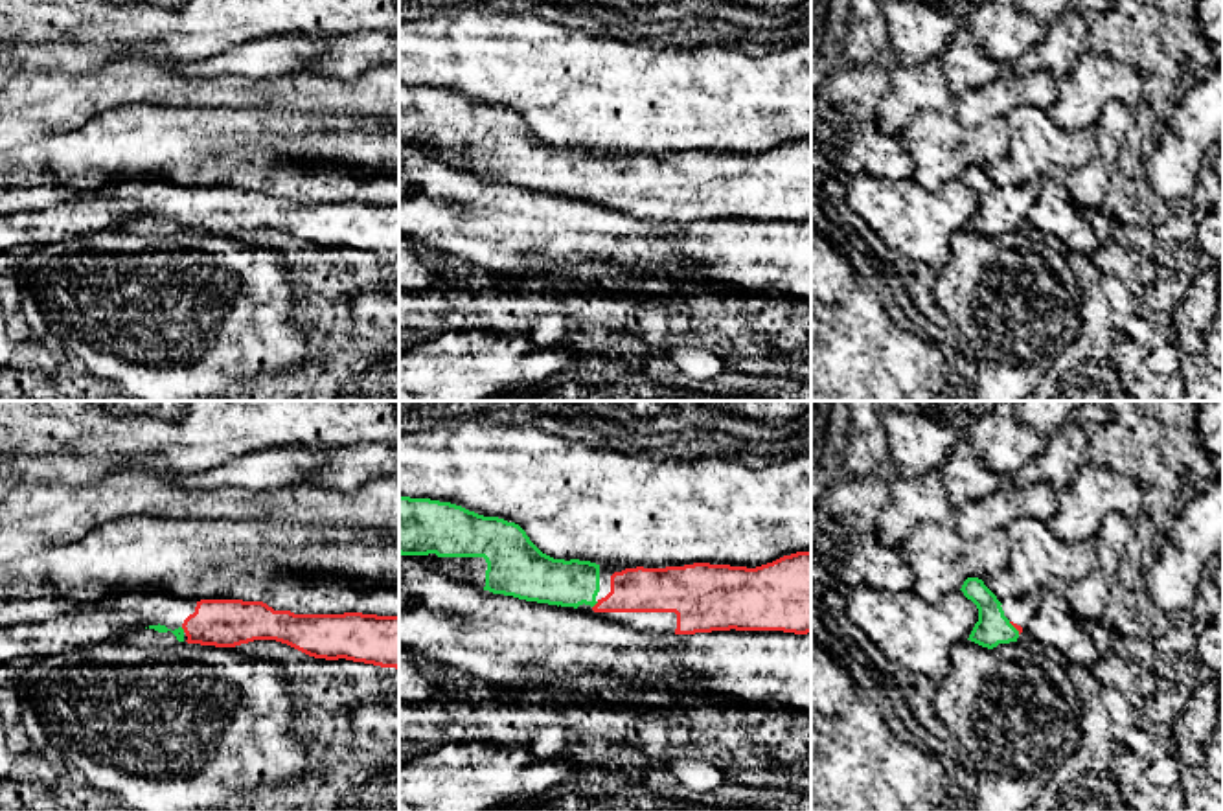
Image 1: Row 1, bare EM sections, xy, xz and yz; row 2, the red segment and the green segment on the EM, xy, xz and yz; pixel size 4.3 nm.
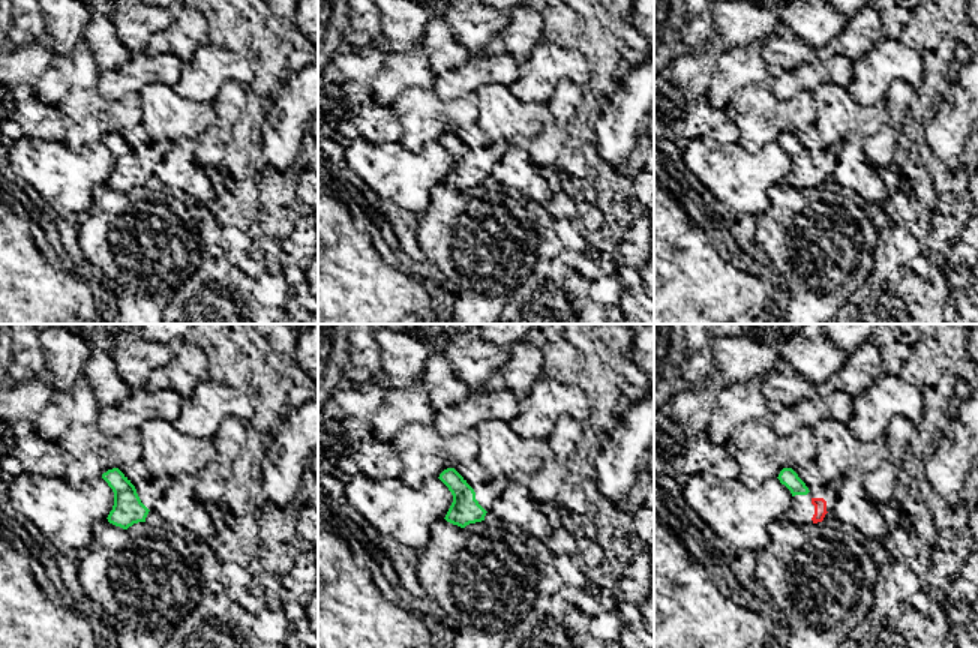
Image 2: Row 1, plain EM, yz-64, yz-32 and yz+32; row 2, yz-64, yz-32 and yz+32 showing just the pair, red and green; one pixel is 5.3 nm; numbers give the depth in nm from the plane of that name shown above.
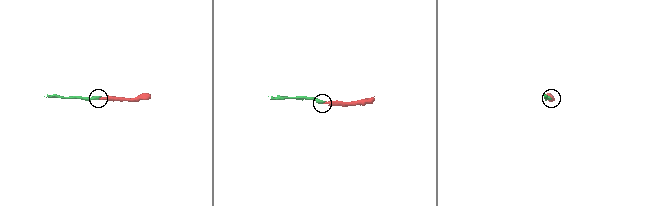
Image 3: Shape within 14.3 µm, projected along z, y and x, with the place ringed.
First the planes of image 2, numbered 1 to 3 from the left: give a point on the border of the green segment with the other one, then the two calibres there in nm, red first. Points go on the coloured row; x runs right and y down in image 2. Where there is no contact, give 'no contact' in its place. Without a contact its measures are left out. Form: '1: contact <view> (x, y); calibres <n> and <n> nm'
1: no contact
2: no contact
3: no contact

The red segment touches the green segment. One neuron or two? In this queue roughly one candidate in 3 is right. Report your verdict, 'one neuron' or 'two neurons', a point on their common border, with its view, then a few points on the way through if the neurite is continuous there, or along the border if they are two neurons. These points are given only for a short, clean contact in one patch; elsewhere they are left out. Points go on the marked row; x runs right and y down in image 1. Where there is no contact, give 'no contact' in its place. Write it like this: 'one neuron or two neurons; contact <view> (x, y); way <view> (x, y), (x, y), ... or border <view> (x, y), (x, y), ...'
one neuron; contact xz (594, 605); way xz (639, 589), (615, 602), (594, 605), (572, 583), (545, 580)

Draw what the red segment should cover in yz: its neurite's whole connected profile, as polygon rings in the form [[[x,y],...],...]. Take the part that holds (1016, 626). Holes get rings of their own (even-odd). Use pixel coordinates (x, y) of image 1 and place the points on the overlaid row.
[[[967,577],[960,590],[978,609],[978,622],[967,640],[988,649],[993,649],[999,644],[1017,642],[1023,627],[1004,616],[1002,603],[982,579]]]

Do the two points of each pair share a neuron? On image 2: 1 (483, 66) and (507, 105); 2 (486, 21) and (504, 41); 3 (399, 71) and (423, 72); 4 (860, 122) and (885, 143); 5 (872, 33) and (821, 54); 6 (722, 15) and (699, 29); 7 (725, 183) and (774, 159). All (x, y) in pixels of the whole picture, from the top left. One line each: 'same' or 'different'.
1: different
2: different
3: same
4: different
5: same
6: different
7: same

